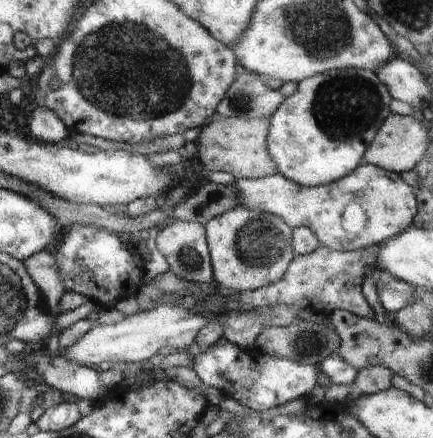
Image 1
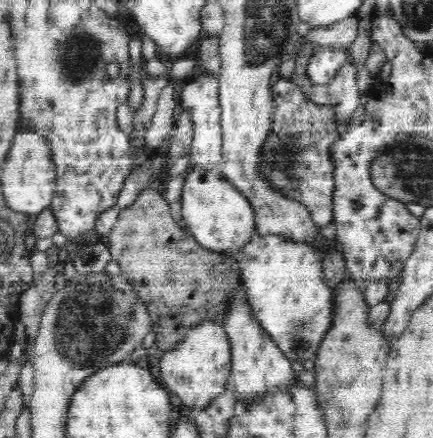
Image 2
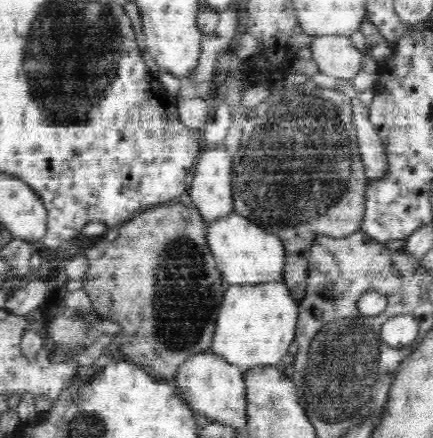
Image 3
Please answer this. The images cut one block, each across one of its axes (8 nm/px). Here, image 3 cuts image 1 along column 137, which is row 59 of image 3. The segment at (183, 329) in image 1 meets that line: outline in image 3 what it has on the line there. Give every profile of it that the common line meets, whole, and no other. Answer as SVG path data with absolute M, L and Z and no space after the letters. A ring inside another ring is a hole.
M318 36L310 50L320 74L332 80L352 82L364 62L362 52L352 44L352 36Z

